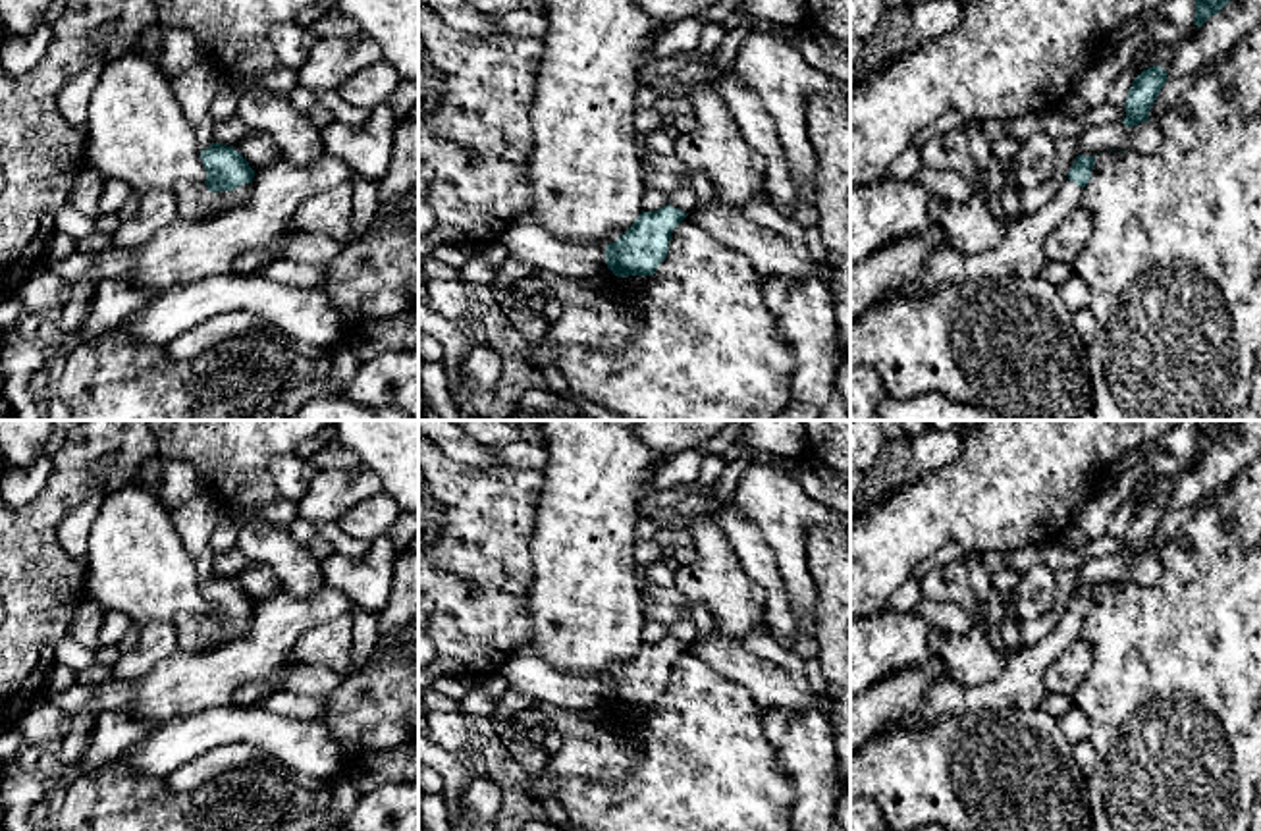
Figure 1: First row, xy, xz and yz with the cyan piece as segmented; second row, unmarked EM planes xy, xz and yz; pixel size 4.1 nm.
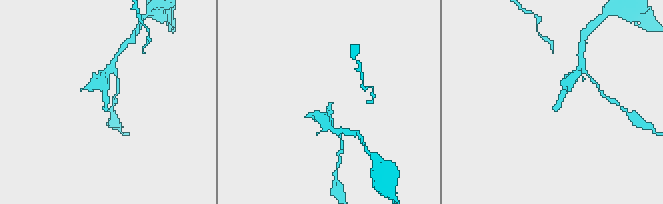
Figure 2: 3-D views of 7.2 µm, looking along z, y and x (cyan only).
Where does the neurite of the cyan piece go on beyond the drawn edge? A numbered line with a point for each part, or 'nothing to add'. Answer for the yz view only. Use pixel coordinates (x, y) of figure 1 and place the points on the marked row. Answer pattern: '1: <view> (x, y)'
1: yz (1020, 253)

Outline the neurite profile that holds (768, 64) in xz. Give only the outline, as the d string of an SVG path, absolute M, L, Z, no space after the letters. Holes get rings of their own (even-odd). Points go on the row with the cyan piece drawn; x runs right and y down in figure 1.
M771 21L748 27L731 71L762 100L777 129L796 187L796 202L785 216L802 231L816 228L818 160L806 127L806 98L814 93L850 98L850 83L810 66Z

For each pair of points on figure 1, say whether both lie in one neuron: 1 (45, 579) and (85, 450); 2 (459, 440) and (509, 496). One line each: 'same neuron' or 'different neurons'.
1: same neuron
2: different neurons

